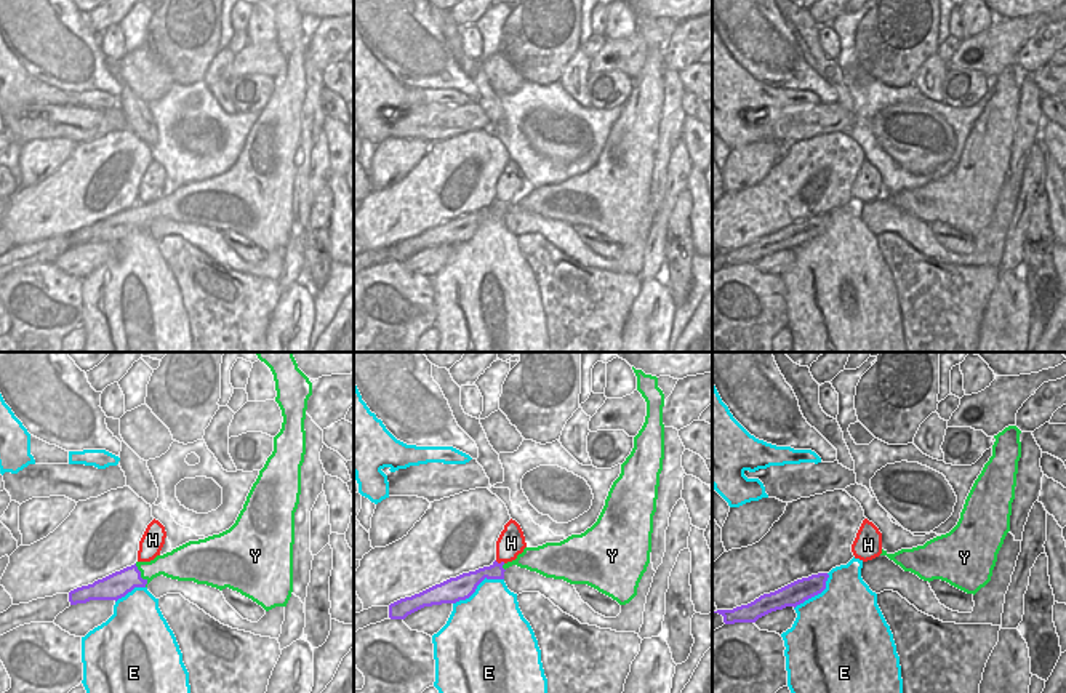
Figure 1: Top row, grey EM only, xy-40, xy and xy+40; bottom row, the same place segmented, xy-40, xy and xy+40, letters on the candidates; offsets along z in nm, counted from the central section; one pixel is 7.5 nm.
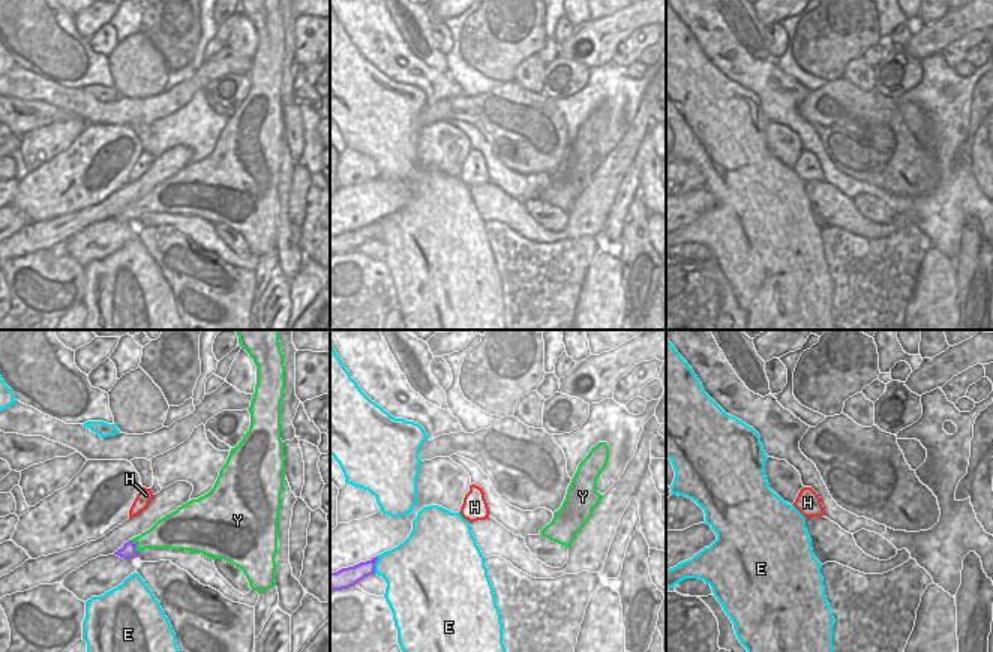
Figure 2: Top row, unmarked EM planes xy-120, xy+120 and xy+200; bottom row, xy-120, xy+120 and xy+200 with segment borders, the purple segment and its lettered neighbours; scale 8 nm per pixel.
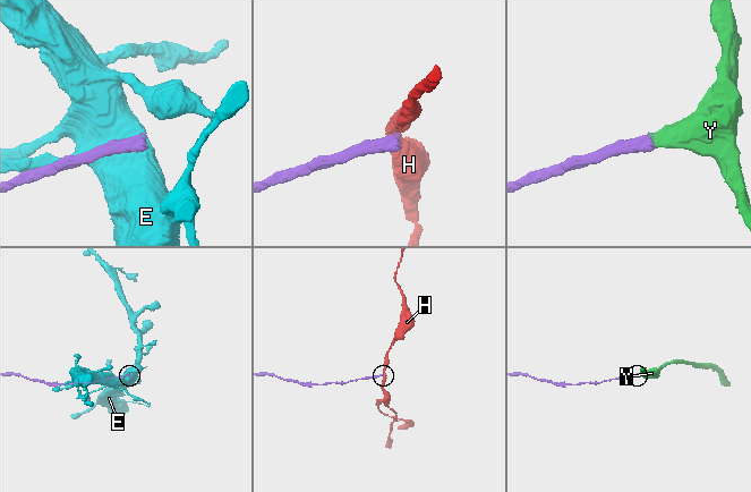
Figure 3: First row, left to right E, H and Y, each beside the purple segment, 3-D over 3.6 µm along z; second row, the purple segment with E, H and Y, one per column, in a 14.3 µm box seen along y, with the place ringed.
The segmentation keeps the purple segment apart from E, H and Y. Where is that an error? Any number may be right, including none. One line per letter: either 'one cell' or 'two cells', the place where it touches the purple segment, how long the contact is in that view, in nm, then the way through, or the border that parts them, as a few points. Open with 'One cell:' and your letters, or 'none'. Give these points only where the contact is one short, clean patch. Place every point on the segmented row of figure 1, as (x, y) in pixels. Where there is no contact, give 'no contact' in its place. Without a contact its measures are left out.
One cell: Y
E: two cells; meets purple in xy at (477, 584); contact 440 nm long
H: two cells; meets purple in xy at (501, 562); contact 80 nm long; border along xy (495, 560), (504, 562)
Y: one cell; meets purple in xy-40 at (140, 575); contact 200 nm long; runs through xy-40 (117, 584), (140, 575), (170, 564)

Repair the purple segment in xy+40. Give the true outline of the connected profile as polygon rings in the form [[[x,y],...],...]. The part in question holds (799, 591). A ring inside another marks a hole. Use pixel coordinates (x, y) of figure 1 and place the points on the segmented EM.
[[[828,573],[812,575],[775,592],[763,594],[747,605],[741,605],[733,610],[717,610],[714,613],[722,615],[725,624],[755,623],[759,618],[771,611],[783,610],[786,607],[795,608],[805,600],[821,594],[826,589],[828,578]]]

